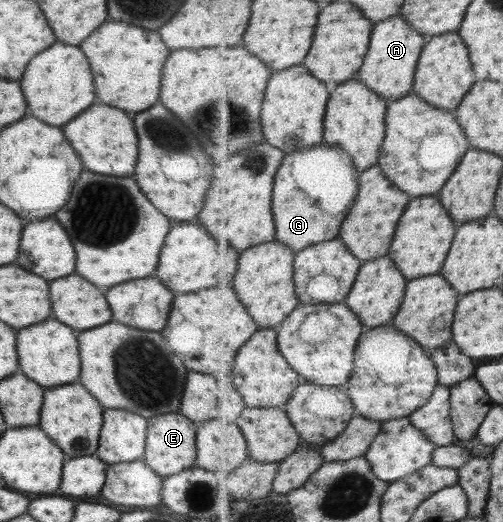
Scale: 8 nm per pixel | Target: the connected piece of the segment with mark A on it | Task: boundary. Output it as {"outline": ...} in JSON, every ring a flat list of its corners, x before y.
{"outline":[[393,16,385,22,379,22,373,28,373,44,356,80,367,84,369,89,385,100,396,101,407,97,414,91,419,59,428,41,429,37,411,28,403,16]]}

